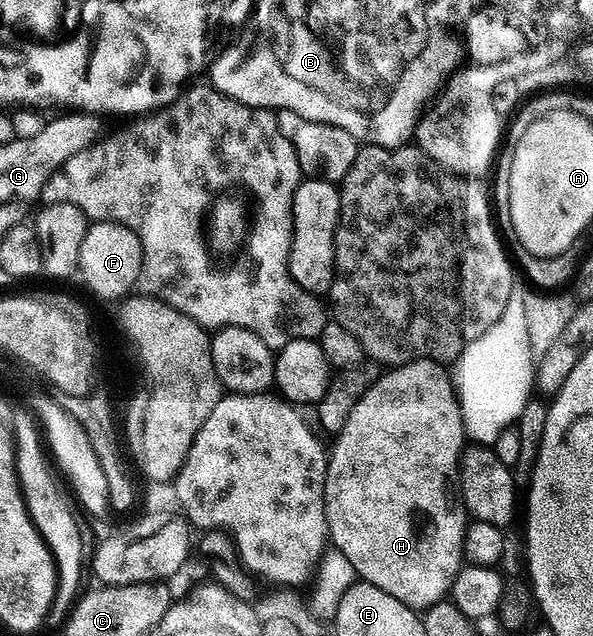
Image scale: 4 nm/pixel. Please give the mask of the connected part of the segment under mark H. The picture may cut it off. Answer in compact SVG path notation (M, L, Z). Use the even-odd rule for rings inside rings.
M436 359L422 361L407 361L405 365L397 365L381 372L374 384L364 392L362 399L354 403L354 411L350 411L350 419L342 427L340 433L335 434L330 452L327 454L328 470L325 475L325 517L328 520L328 536L335 552L346 555L354 567L357 578L369 581L374 587L382 587L386 595L394 595L411 609L423 611L445 600L451 594L452 582L460 574L464 559L464 530L466 528L466 510L458 500L458 470L460 455L466 445L464 420L460 414L460 403L456 400L456 390L453 382L444 374L445 366Z

